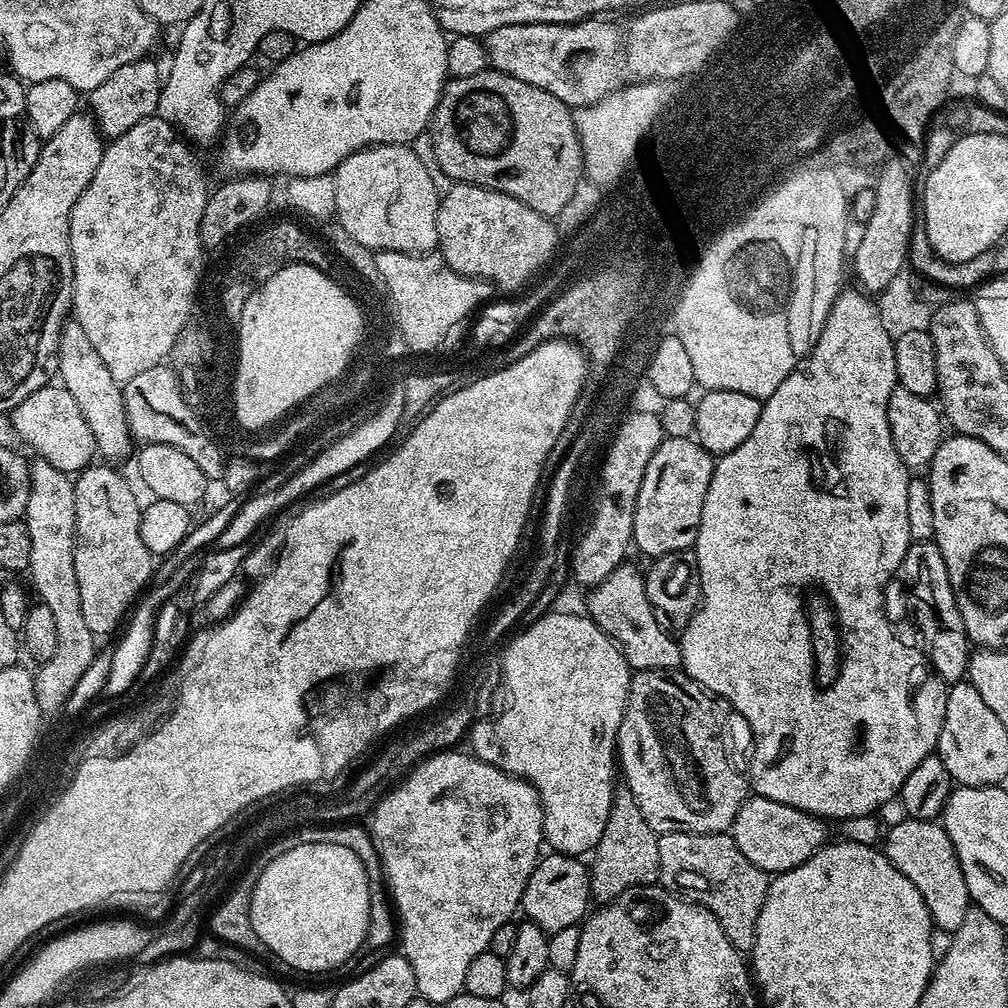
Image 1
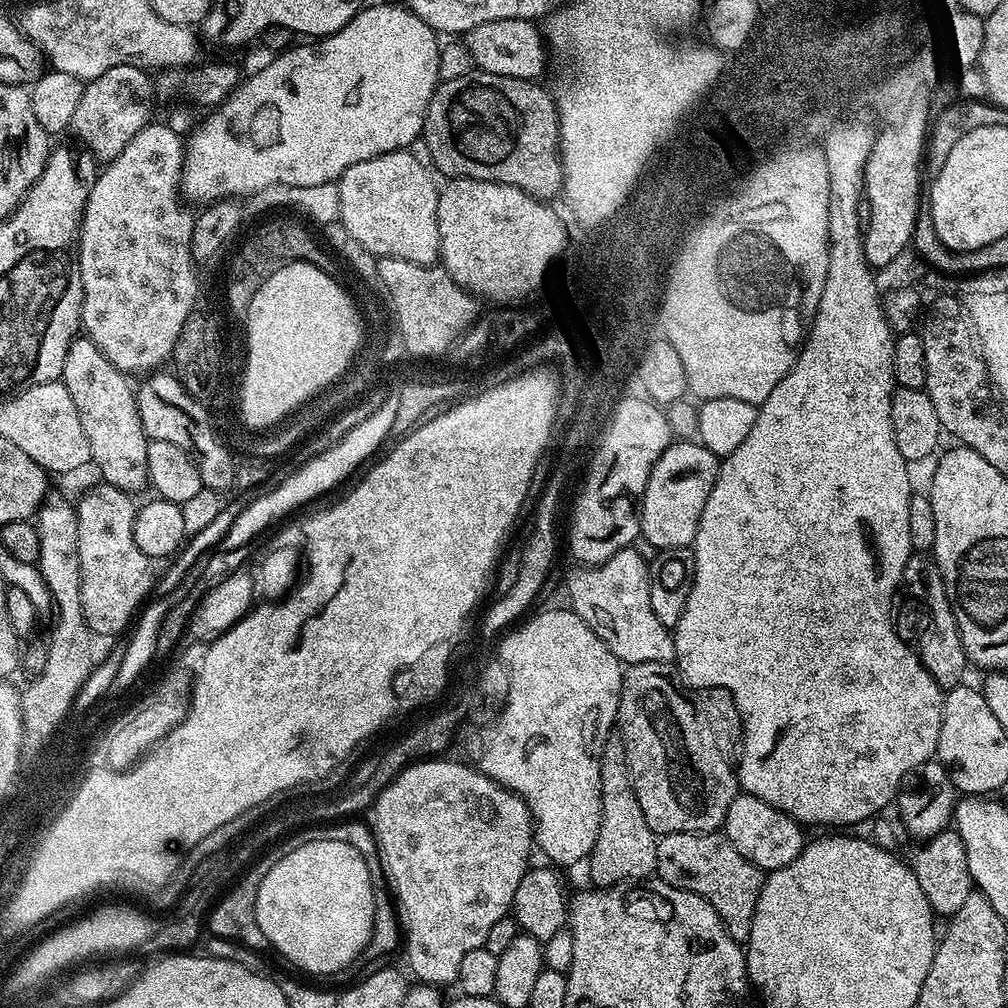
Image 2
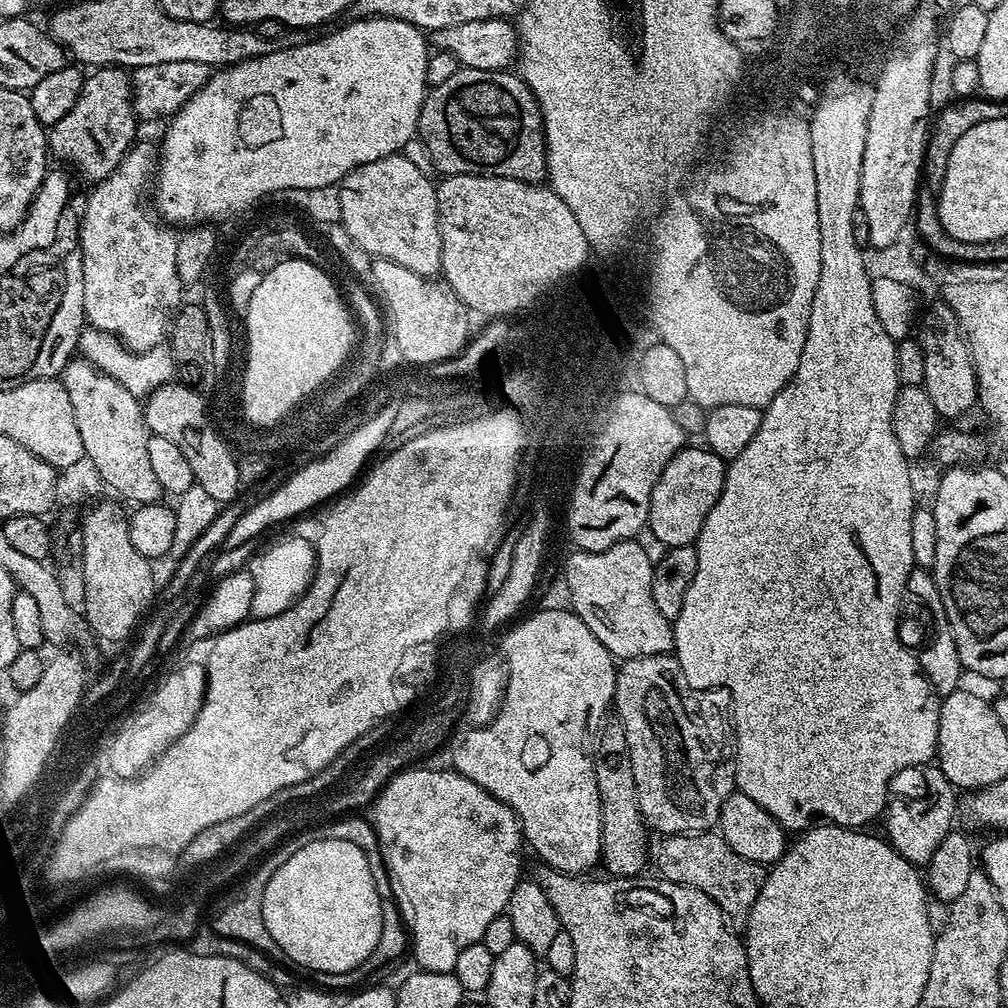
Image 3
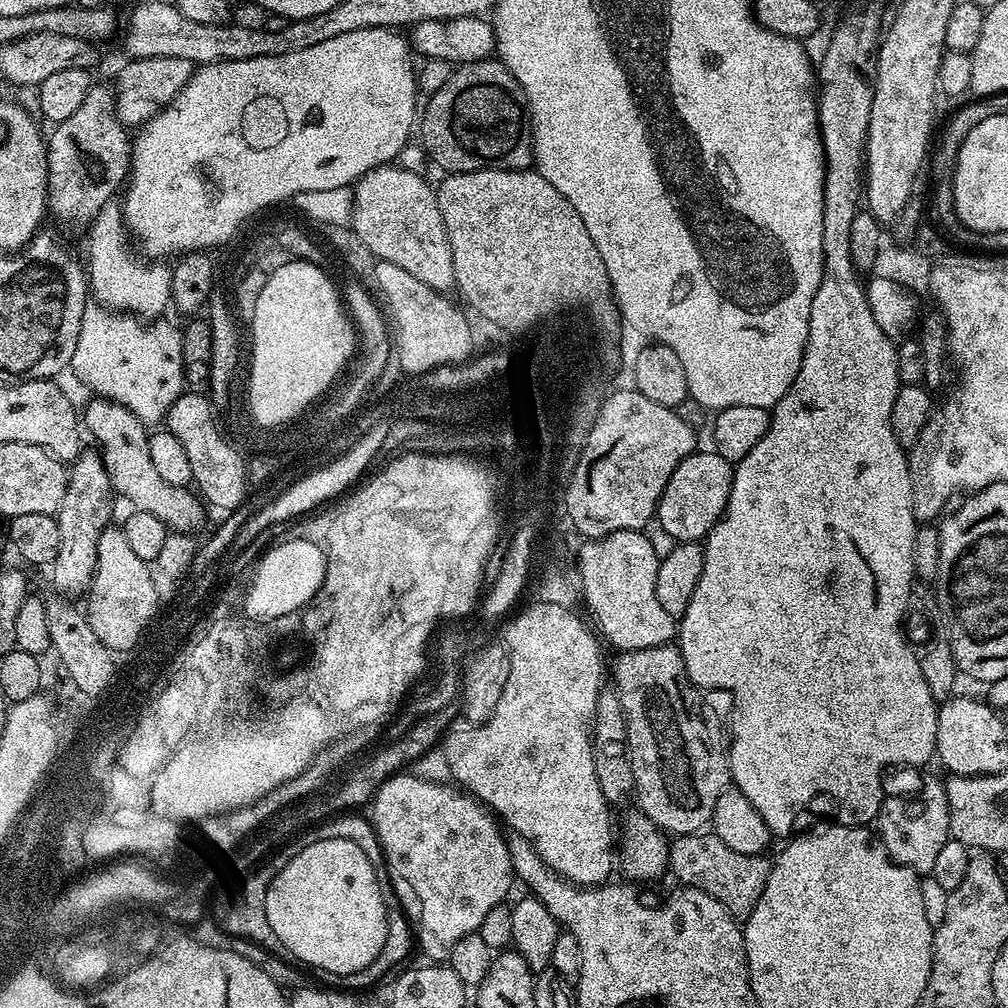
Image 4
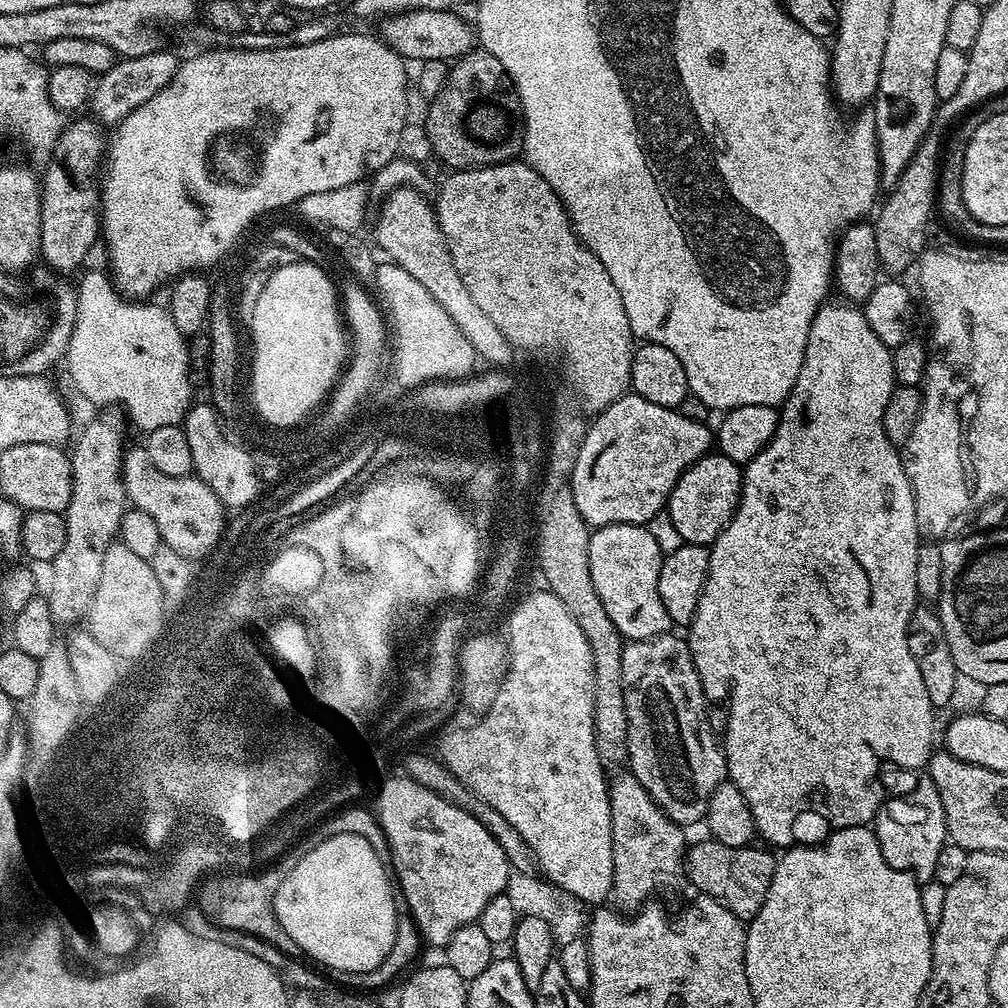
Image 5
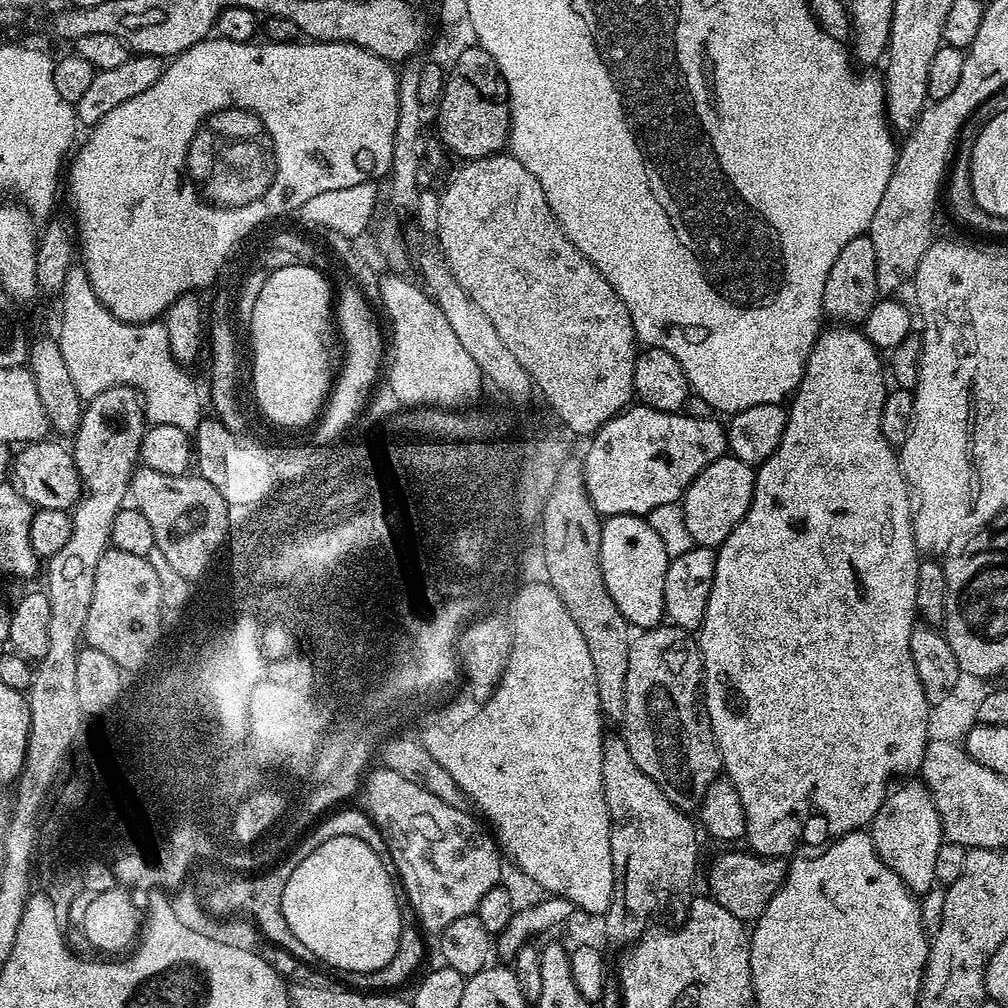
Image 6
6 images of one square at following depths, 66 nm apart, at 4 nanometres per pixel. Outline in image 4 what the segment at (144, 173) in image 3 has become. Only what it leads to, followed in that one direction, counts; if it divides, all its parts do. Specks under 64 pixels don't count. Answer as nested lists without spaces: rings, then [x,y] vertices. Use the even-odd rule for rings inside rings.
[[[110,202],[99,212],[86,239],[86,275],[95,303],[113,313],[131,314],[136,318],[160,318],[165,315],[164,307],[167,309],[172,299],[171,267],[164,262],[153,262],[140,254],[136,256],[137,249],[124,226],[124,213],[119,203]]]

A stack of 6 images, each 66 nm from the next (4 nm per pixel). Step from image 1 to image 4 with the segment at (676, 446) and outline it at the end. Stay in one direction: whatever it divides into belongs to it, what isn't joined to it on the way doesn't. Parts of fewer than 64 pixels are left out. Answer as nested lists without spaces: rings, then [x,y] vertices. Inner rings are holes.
[[[697,450],[688,455],[670,474],[670,480],[660,495],[660,501],[656,507],[655,519],[662,530],[670,534],[676,542],[700,542],[707,537],[708,532],[718,521],[721,514],[726,510],[730,498],[730,486],[732,485],[733,465],[726,459],[719,456],[714,450]]]

